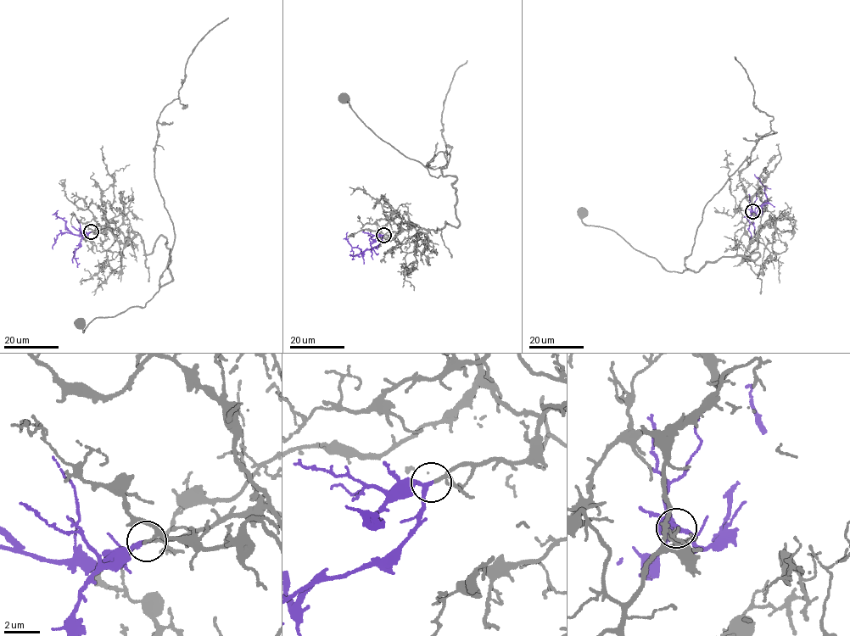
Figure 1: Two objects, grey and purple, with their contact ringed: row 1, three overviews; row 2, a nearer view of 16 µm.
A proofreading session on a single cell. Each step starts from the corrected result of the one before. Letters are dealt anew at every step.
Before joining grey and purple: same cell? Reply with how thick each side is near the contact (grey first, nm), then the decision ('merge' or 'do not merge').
calibres 140 and 200 nm; merge

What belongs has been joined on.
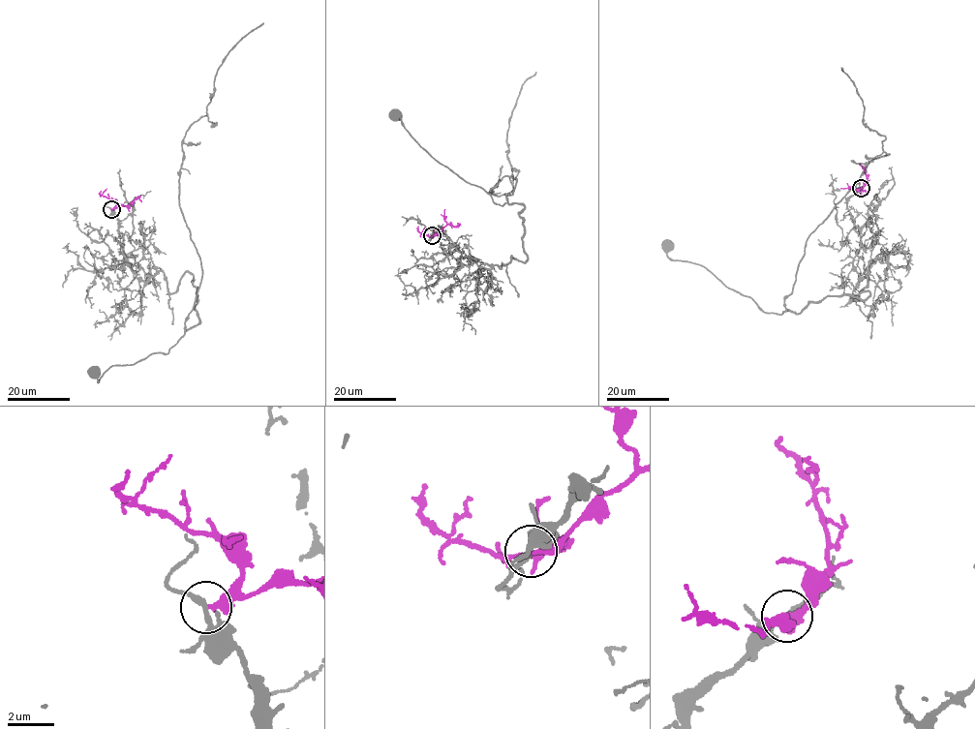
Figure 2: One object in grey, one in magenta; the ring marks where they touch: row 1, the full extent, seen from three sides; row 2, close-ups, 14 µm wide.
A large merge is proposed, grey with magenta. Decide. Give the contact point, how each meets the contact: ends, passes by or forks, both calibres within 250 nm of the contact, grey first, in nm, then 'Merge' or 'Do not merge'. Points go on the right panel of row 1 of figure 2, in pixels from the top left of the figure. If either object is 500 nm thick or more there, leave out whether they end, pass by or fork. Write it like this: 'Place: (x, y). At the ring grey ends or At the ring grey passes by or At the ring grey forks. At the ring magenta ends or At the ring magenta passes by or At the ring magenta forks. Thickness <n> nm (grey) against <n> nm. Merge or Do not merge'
Place: (861, 188). At the ring grey passes by. At the ring magenta ends. Thickness 240 nm (grey) against 320 nm. Do not merge

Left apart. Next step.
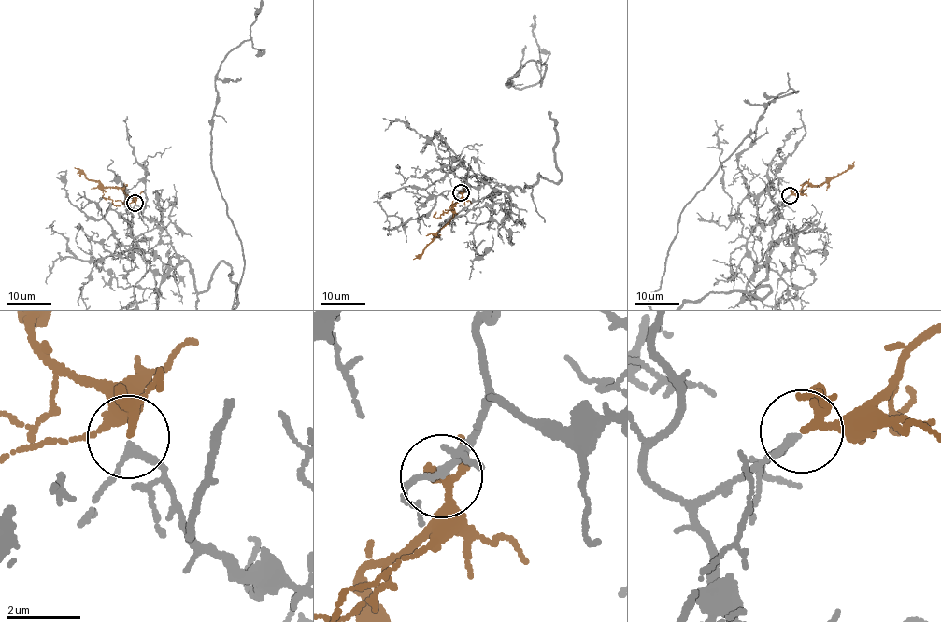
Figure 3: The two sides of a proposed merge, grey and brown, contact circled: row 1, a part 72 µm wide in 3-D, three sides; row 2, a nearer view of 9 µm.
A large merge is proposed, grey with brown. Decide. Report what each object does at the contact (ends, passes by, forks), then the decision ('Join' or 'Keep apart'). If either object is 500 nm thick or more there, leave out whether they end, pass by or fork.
At the ring grey passes by. At the ring brown forks. Join

